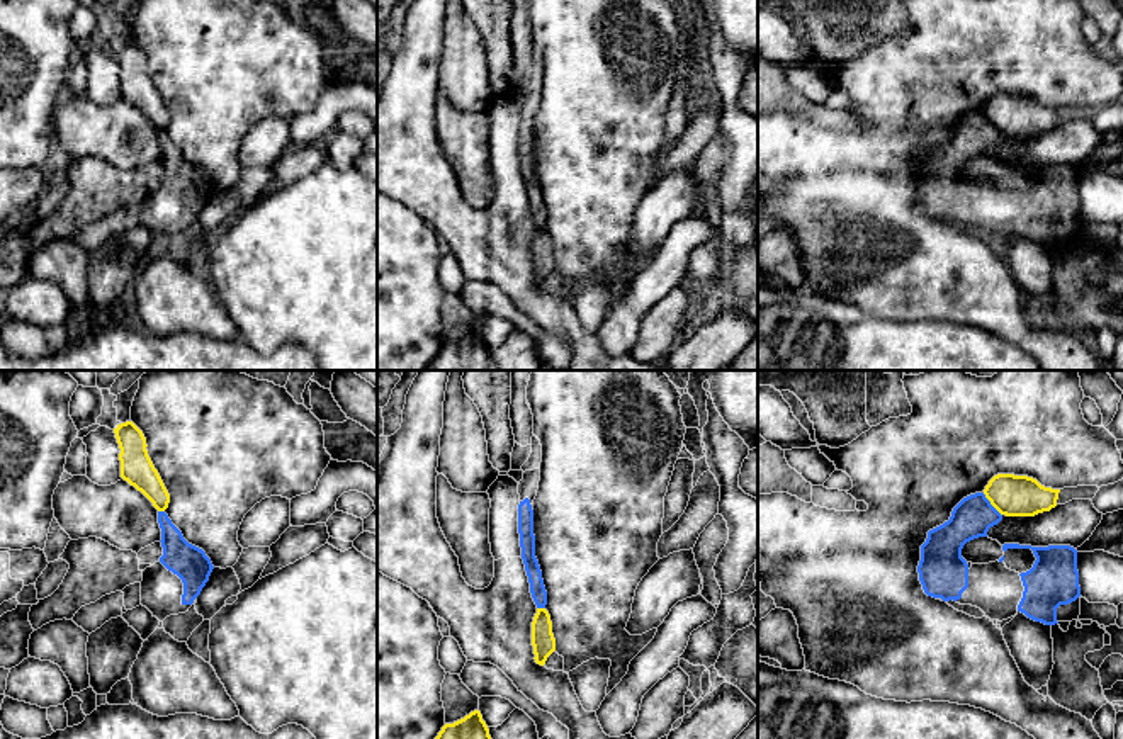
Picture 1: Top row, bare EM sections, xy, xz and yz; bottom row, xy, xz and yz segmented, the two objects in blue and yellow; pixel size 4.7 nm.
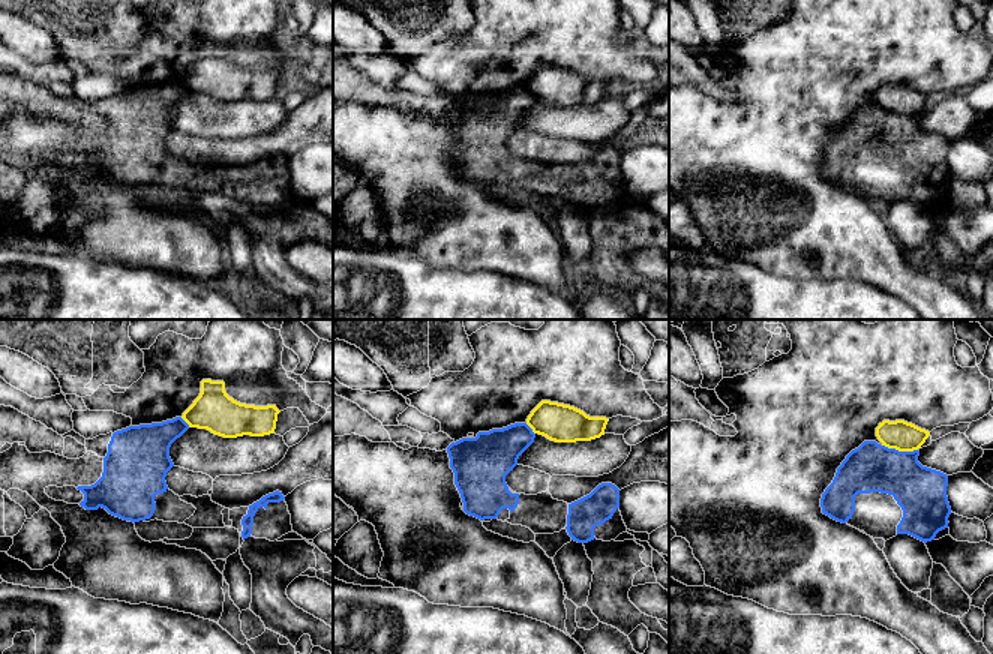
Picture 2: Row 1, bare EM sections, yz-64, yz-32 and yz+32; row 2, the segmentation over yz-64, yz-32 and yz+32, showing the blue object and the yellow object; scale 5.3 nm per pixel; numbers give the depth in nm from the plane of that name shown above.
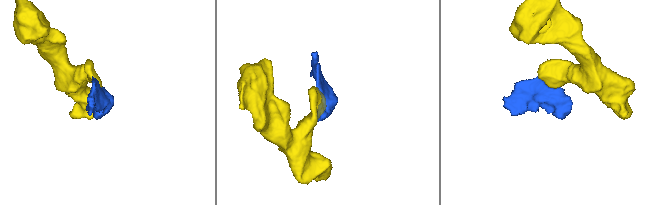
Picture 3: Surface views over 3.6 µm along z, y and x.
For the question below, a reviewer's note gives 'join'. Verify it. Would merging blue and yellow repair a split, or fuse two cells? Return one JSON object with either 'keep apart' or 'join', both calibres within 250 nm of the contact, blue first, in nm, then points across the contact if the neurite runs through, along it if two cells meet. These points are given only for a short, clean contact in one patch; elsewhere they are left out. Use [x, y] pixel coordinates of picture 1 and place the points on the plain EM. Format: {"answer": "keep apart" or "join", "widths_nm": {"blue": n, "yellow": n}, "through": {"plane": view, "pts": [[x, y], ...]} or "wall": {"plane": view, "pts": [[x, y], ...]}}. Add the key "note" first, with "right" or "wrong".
{"note": "wrong", "answer": "keep apart", "widths_nm": {"blue": 190, "yellow": 190}, "wall": {"plane": "yz", "pts": [[982, 112], [1001, 135]]}}

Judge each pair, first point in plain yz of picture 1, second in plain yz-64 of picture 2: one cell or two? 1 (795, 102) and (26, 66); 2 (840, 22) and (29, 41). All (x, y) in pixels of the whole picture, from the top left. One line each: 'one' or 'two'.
1: two
2: two

